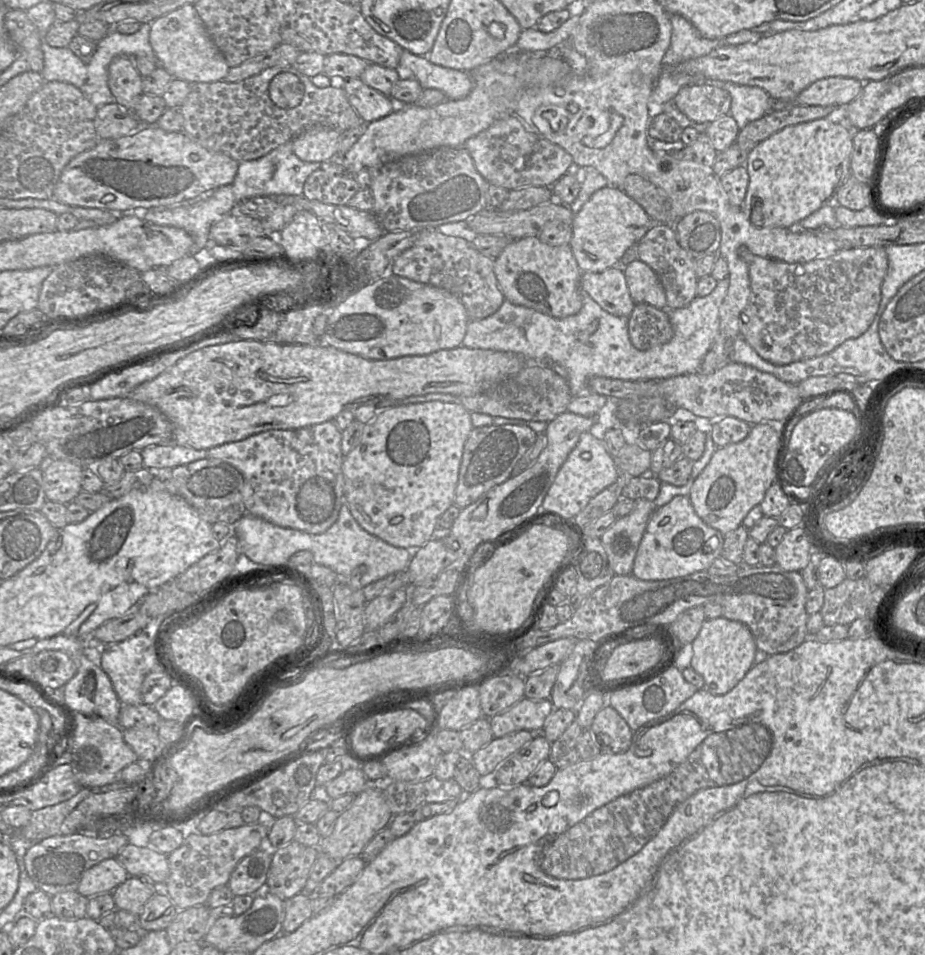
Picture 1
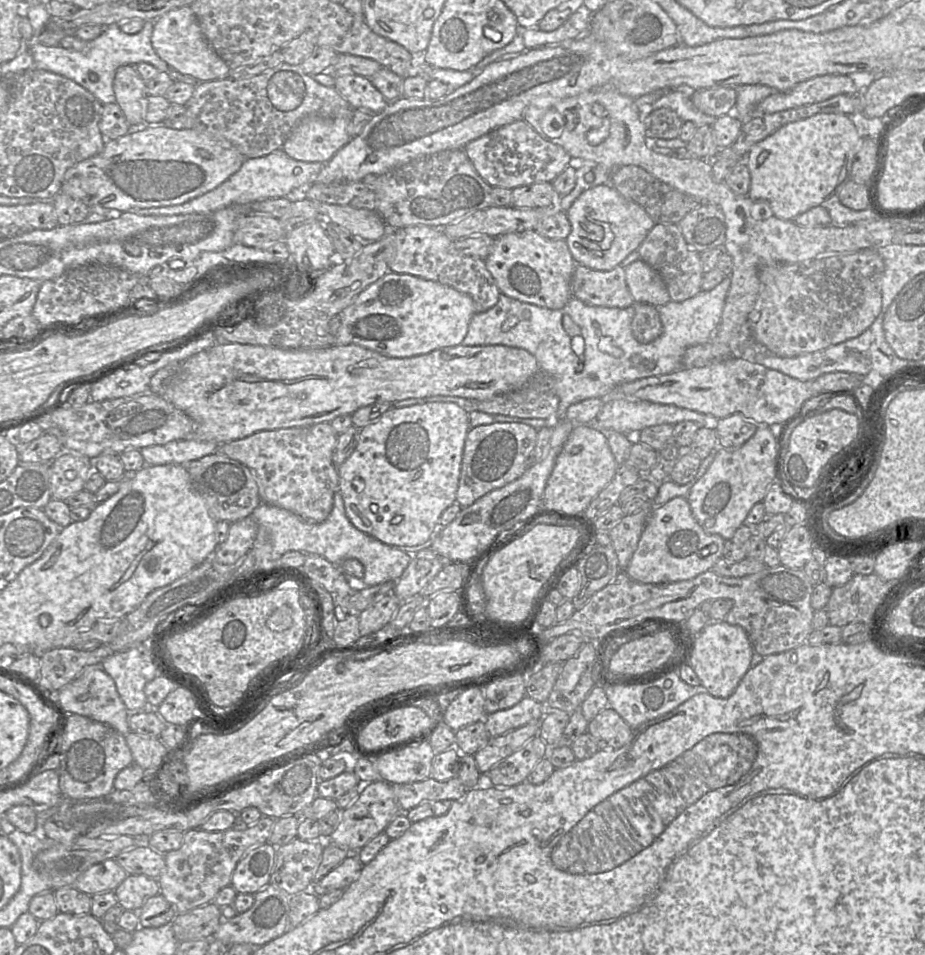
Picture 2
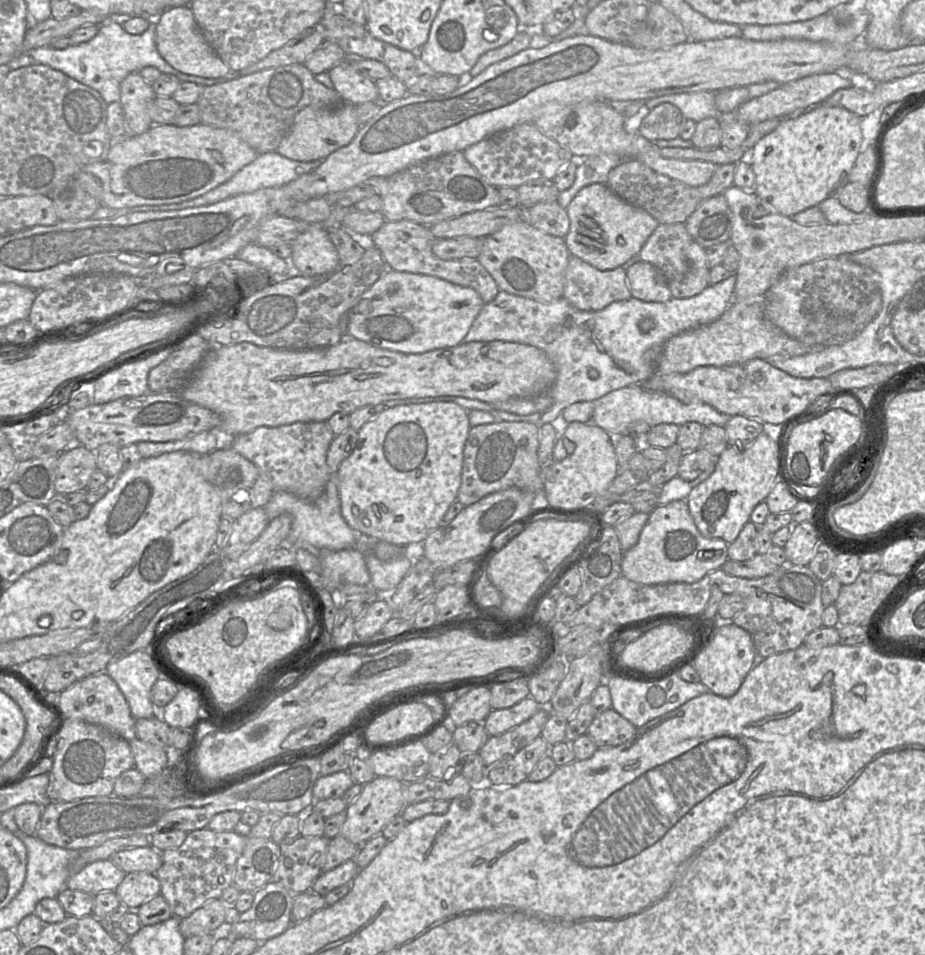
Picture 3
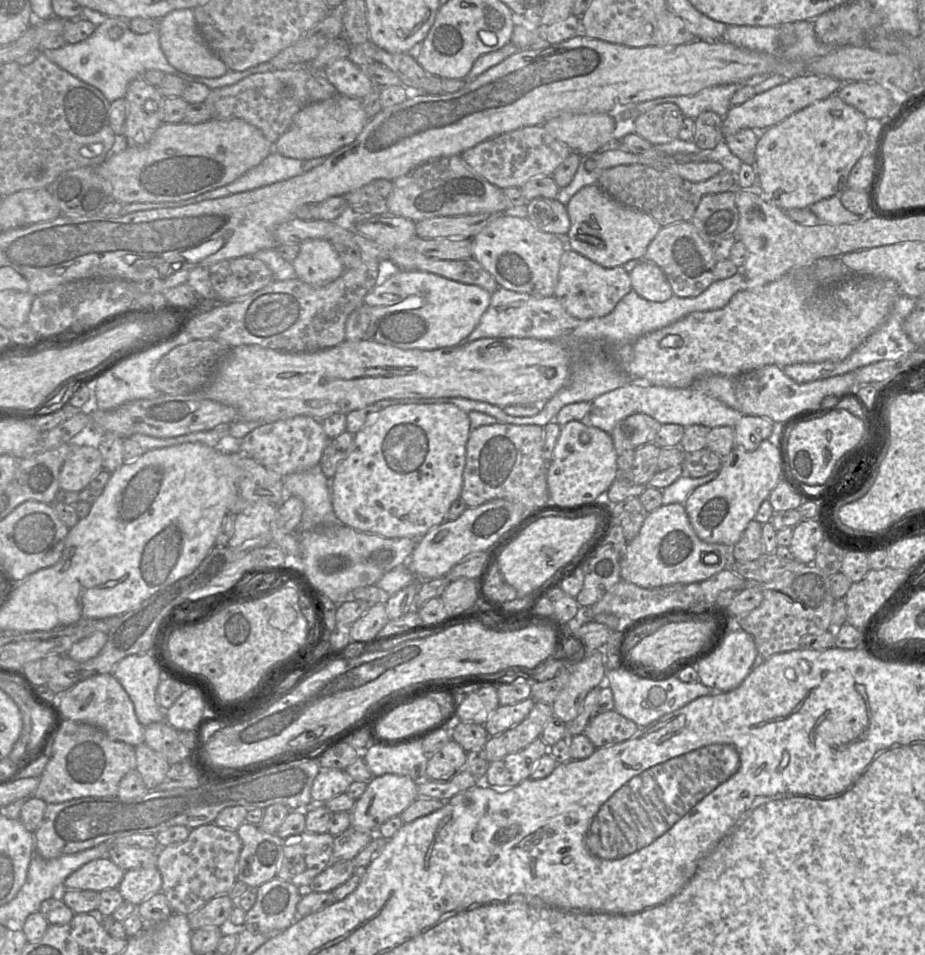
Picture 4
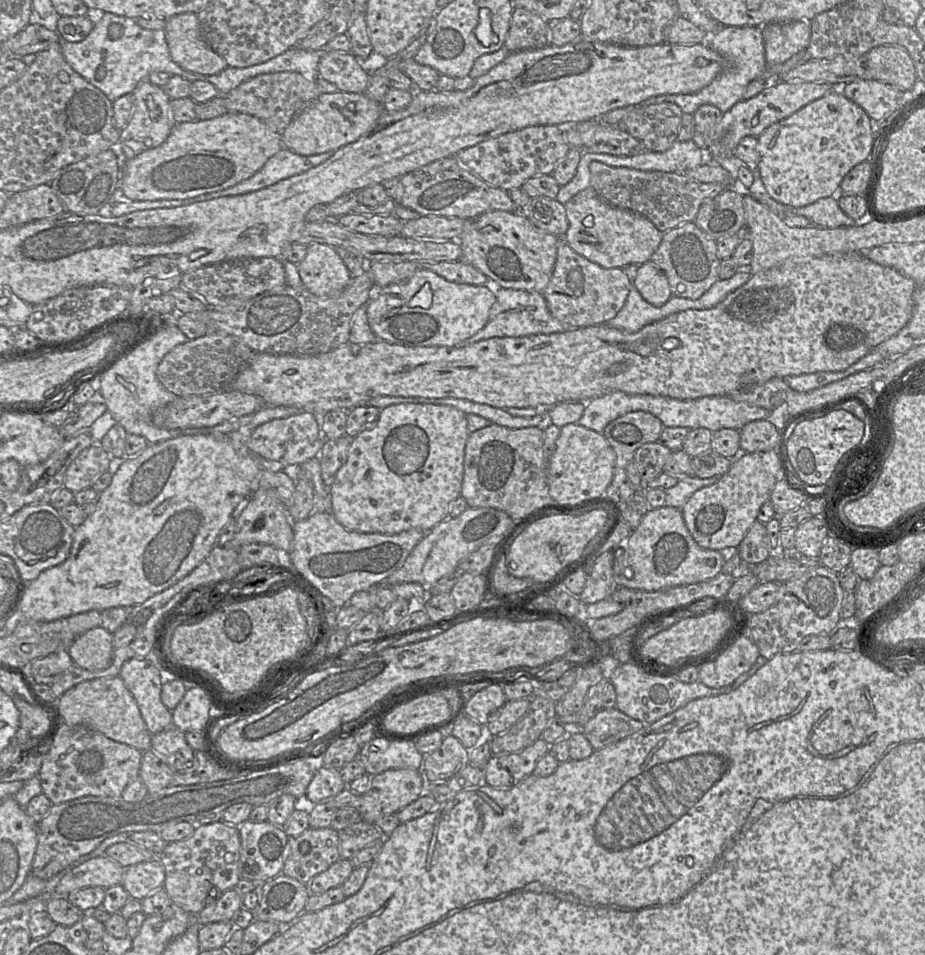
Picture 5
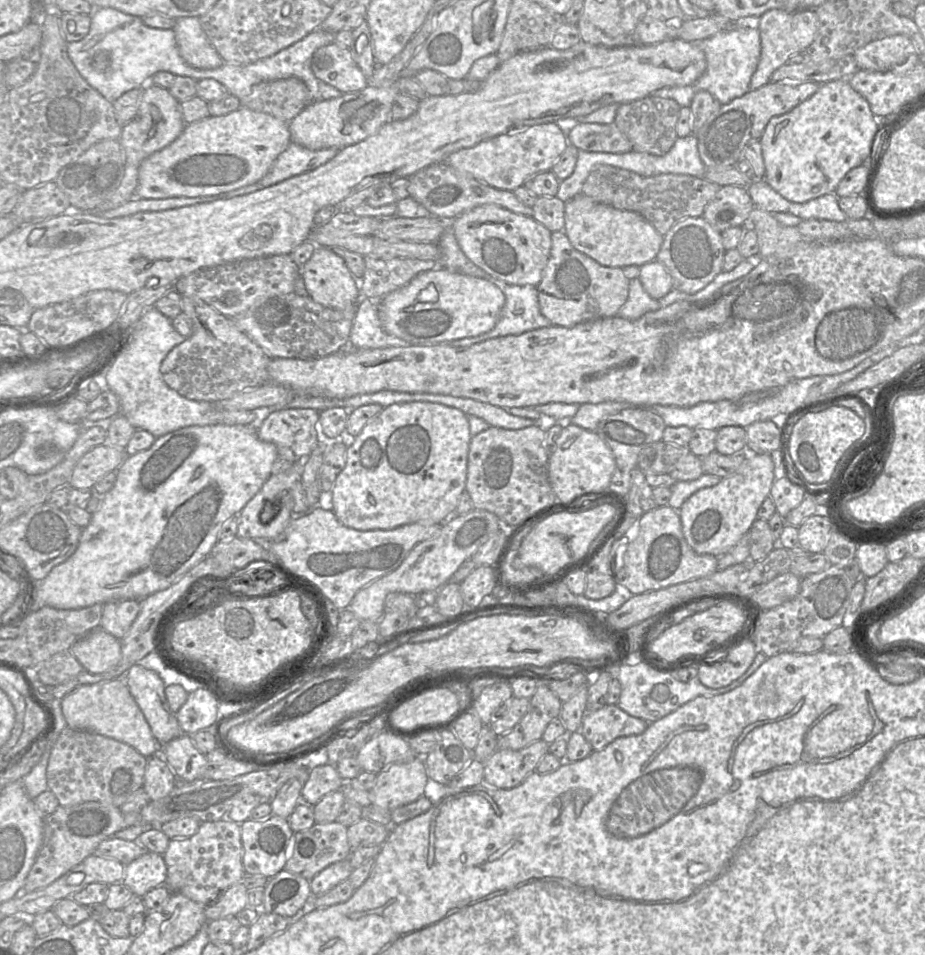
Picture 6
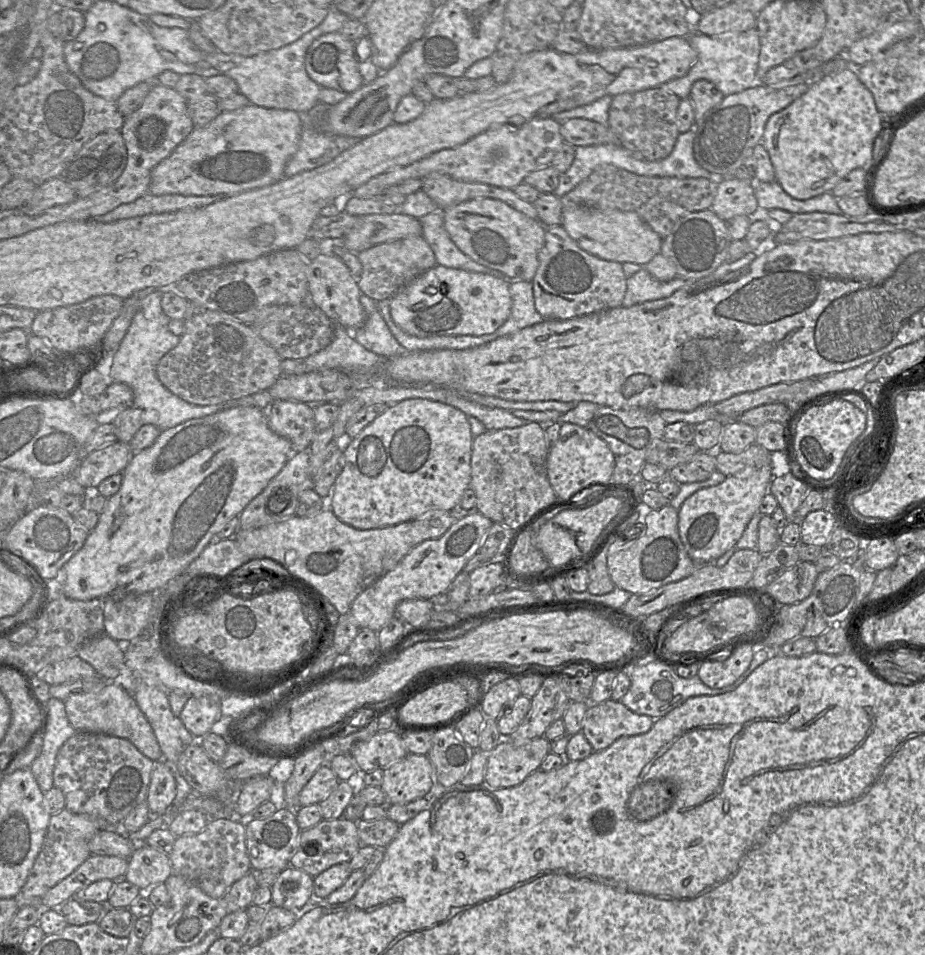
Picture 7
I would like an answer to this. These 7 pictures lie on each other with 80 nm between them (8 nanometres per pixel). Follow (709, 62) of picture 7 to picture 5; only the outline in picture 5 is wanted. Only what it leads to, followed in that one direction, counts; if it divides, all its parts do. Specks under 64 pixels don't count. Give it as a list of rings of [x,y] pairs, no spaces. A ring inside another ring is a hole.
[[[720,26],[718,31],[708,35],[708,46],[723,58],[723,69],[709,85],[696,93],[659,95],[648,98],[636,105],[648,106],[662,102],[672,102],[679,106],[683,113],[693,115],[701,105],[711,104],[725,113],[742,100],[745,89],[752,80],[766,79],[779,81],[780,76],[809,61],[809,55],[805,49],[794,54],[780,65],[768,66],[765,60],[762,27]]]

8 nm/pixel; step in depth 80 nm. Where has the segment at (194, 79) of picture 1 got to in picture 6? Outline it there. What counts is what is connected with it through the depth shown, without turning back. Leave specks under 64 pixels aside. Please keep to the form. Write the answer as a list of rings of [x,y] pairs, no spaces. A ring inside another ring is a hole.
[[[182,17],[173,28],[182,59],[198,69],[214,69],[224,61],[208,40],[198,17]]]

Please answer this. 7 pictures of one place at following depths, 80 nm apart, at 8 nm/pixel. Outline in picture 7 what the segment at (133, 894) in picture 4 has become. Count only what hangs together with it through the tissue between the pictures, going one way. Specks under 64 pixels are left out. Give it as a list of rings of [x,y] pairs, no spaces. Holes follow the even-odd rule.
[[[146,843],[137,844],[128,859],[125,873],[128,882],[147,892],[153,886],[165,883],[170,875],[172,875],[172,866],[167,853]]]

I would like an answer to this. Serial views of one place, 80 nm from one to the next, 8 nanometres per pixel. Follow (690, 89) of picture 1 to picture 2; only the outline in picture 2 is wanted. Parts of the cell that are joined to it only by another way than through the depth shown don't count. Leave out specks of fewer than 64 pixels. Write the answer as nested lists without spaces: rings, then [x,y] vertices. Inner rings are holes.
[[[732,87],[706,88],[691,92],[693,105],[715,118],[727,115],[736,105],[737,93]]]

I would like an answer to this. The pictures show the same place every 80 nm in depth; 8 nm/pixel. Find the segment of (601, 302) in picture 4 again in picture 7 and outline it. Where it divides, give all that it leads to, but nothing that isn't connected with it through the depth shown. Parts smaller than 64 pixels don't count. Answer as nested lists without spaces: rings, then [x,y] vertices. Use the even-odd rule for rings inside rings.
[[[562,225],[546,227],[545,244],[539,252],[539,266],[532,280],[535,306],[545,319],[570,319],[622,306],[627,278],[622,263],[601,259],[583,250]]]

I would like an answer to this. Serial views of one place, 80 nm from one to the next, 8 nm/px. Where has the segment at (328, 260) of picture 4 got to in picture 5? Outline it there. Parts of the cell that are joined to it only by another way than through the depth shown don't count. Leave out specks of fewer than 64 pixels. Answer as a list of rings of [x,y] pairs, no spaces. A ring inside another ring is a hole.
[[[313,242],[307,246],[307,253],[297,264],[298,273],[306,290],[319,297],[332,297],[343,291],[351,280],[345,263],[330,245]]]

